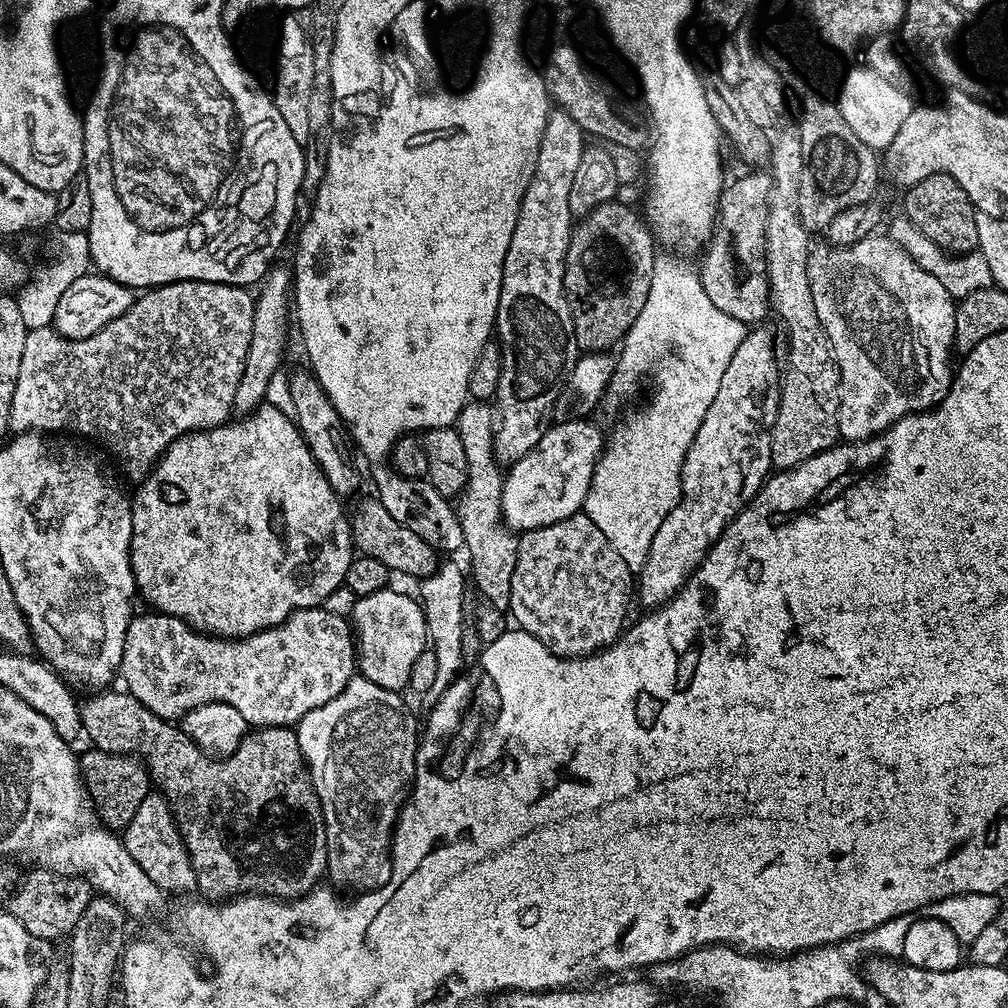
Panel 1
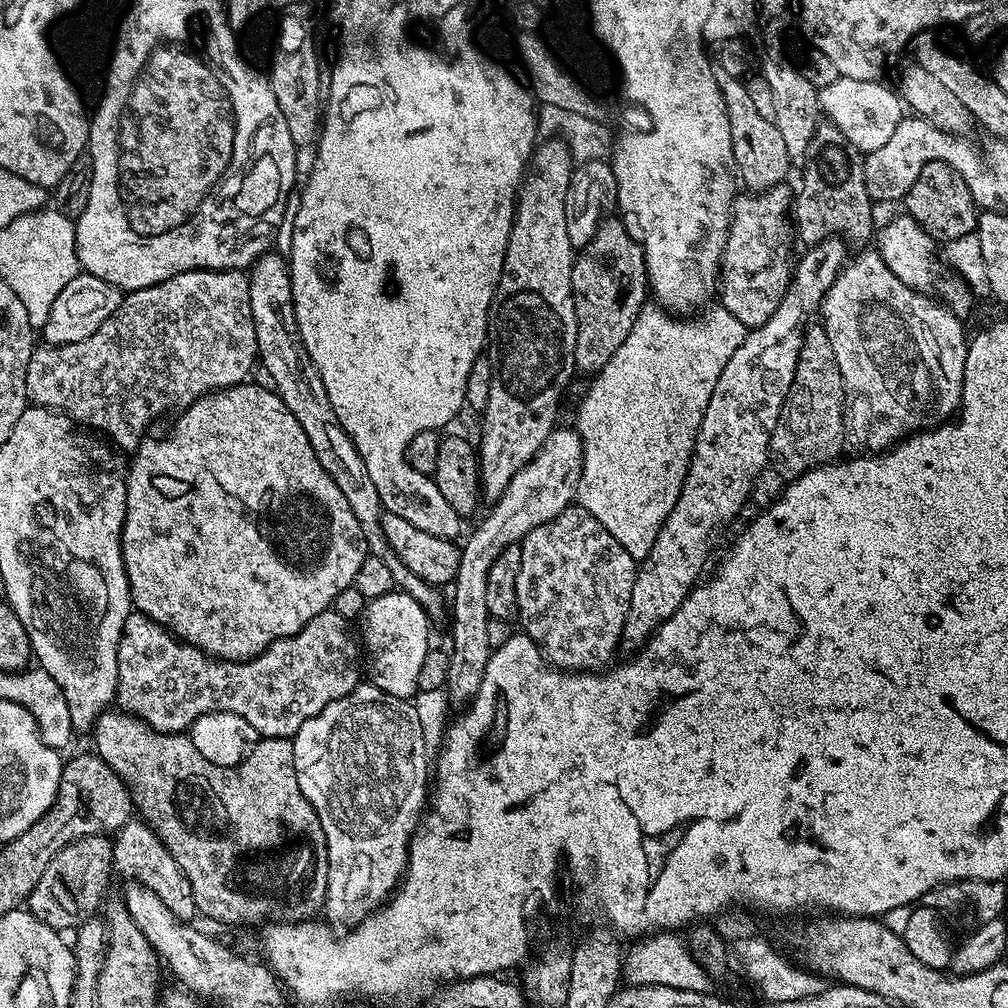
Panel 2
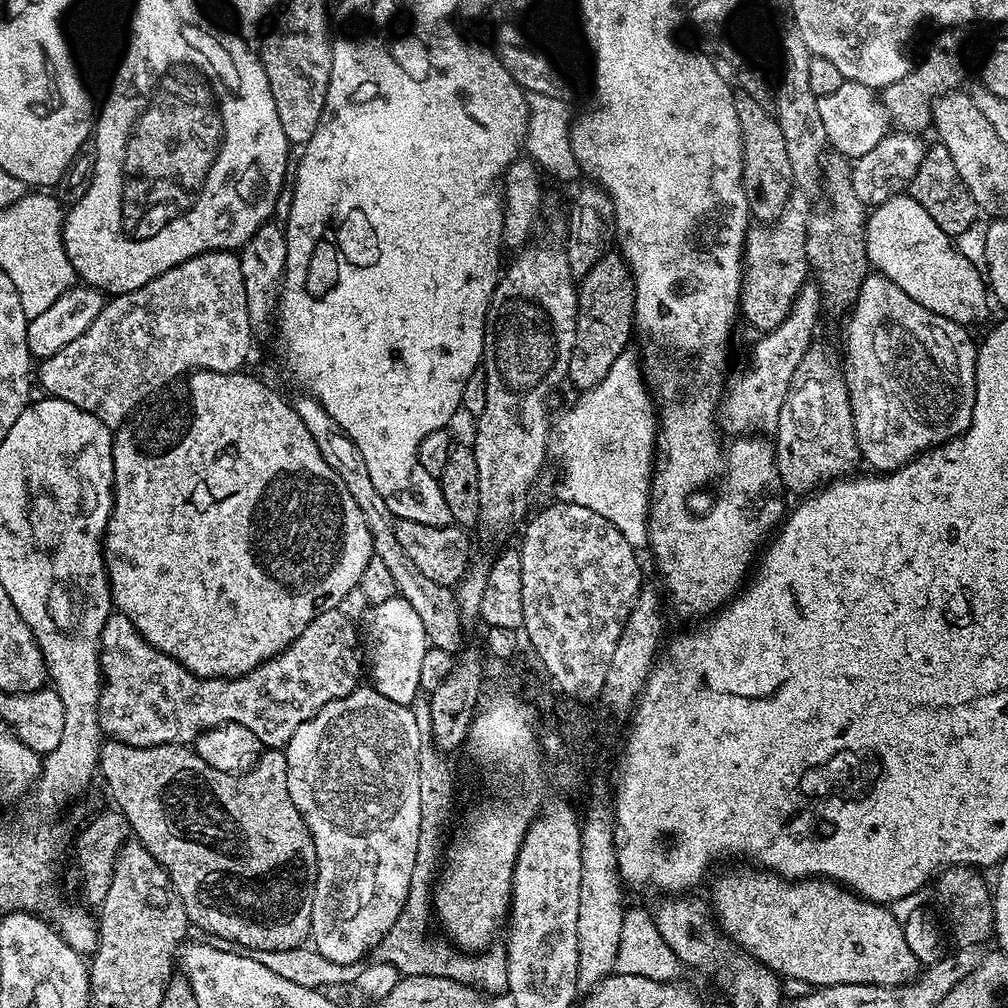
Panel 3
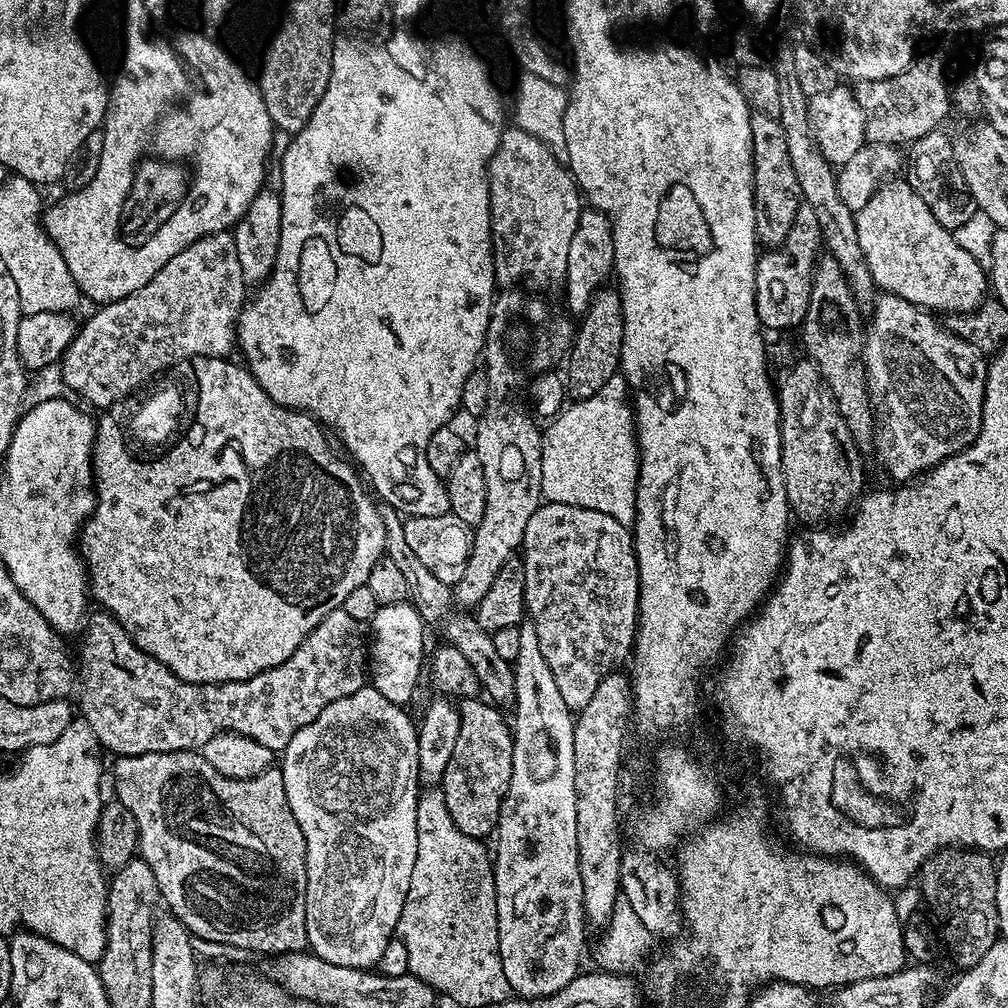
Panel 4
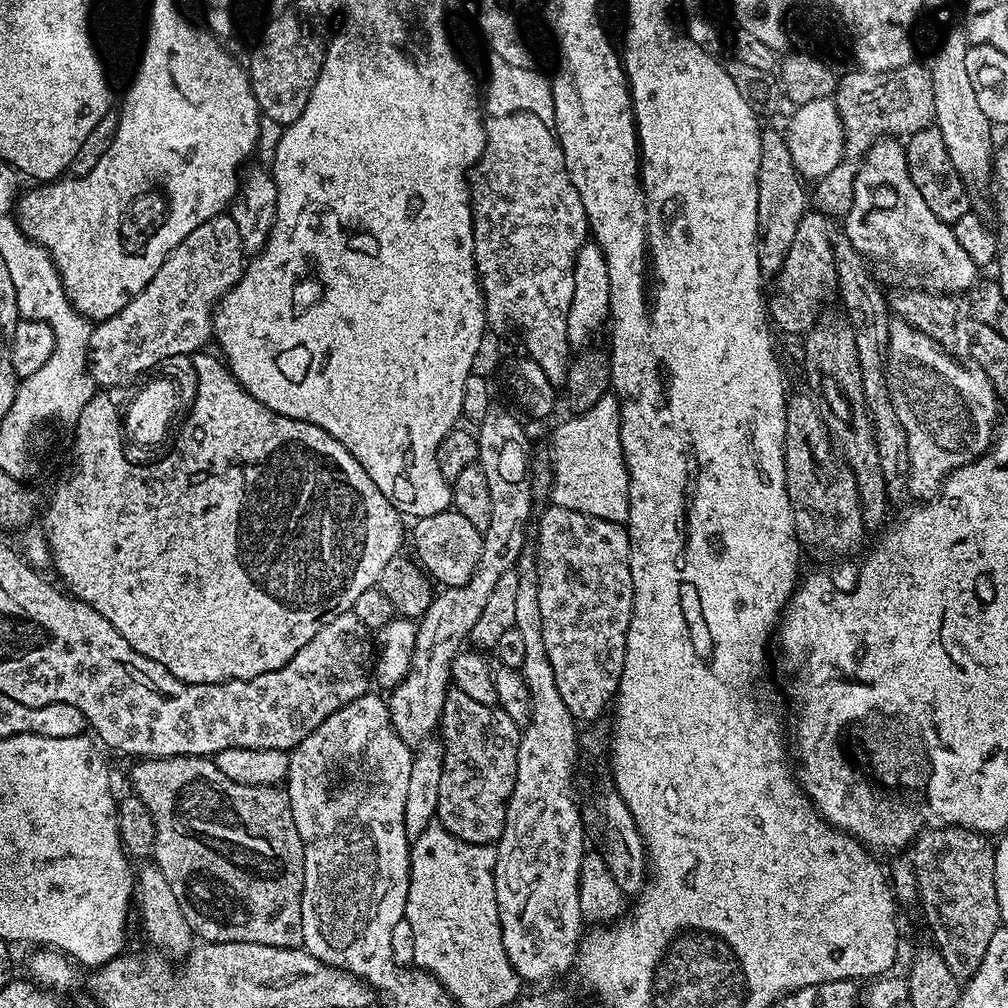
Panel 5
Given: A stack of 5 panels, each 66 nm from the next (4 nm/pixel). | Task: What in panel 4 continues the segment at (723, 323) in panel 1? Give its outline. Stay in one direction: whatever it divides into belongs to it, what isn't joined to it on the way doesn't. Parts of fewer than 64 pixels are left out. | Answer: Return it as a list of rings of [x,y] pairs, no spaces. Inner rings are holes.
[[[617,374],[596,394],[569,403],[543,429],[541,497],[550,504],[582,506],[610,514],[632,526],[636,523],[636,485],[640,482],[640,449],[636,443],[636,417],[630,389]]]

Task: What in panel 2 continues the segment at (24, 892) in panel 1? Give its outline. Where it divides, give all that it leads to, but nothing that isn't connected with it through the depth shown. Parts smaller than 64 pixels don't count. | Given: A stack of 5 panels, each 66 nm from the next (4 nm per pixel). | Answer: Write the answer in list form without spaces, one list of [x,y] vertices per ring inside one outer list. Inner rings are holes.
[[[107,835],[87,836],[73,840],[46,866],[42,878],[26,901],[27,911],[46,926],[57,930],[77,929],[84,920],[95,917],[105,903],[104,891],[113,874],[112,840]]]

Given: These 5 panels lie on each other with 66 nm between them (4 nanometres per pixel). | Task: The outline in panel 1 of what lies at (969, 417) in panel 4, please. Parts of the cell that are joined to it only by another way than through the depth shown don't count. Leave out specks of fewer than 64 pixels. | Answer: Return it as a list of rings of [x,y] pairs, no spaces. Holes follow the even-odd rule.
[[[869,234],[861,241],[844,247],[823,246],[813,247],[808,258],[808,276],[810,290],[814,298],[814,307],[817,310],[818,319],[829,336],[829,346],[835,356],[838,370],[840,371],[840,405],[838,406],[838,430],[841,437],[848,442],[868,440],[877,432],[885,432],[894,422],[898,422],[904,416],[915,412],[927,412],[929,408],[935,408],[946,398],[946,394],[952,389],[954,375],[954,345],[956,342],[956,306],[957,301],[952,298],[946,288],[942,286],[934,275],[922,270],[918,263],[910,258],[900,245],[896,245],[884,234]]]

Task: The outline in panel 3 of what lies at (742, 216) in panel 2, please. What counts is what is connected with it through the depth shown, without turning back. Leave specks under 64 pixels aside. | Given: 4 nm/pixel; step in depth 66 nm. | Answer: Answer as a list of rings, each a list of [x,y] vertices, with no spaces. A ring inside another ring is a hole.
[[[793,190],[789,194],[788,201],[786,202],[781,214],[772,223],[761,223],[759,226],[752,226],[748,229],[748,236],[744,240],[744,281],[740,287],[740,316],[743,319],[748,319],[748,324],[752,328],[757,328],[757,333],[763,334],[774,330],[780,323],[786,319],[790,314],[792,305],[794,304],[795,296],[802,290],[804,284],[809,279],[810,269],[808,267],[808,255],[806,254],[806,238],[808,237],[808,218],[810,215],[810,207],[808,208],[808,200],[810,200],[809,193],[799,190]]]

